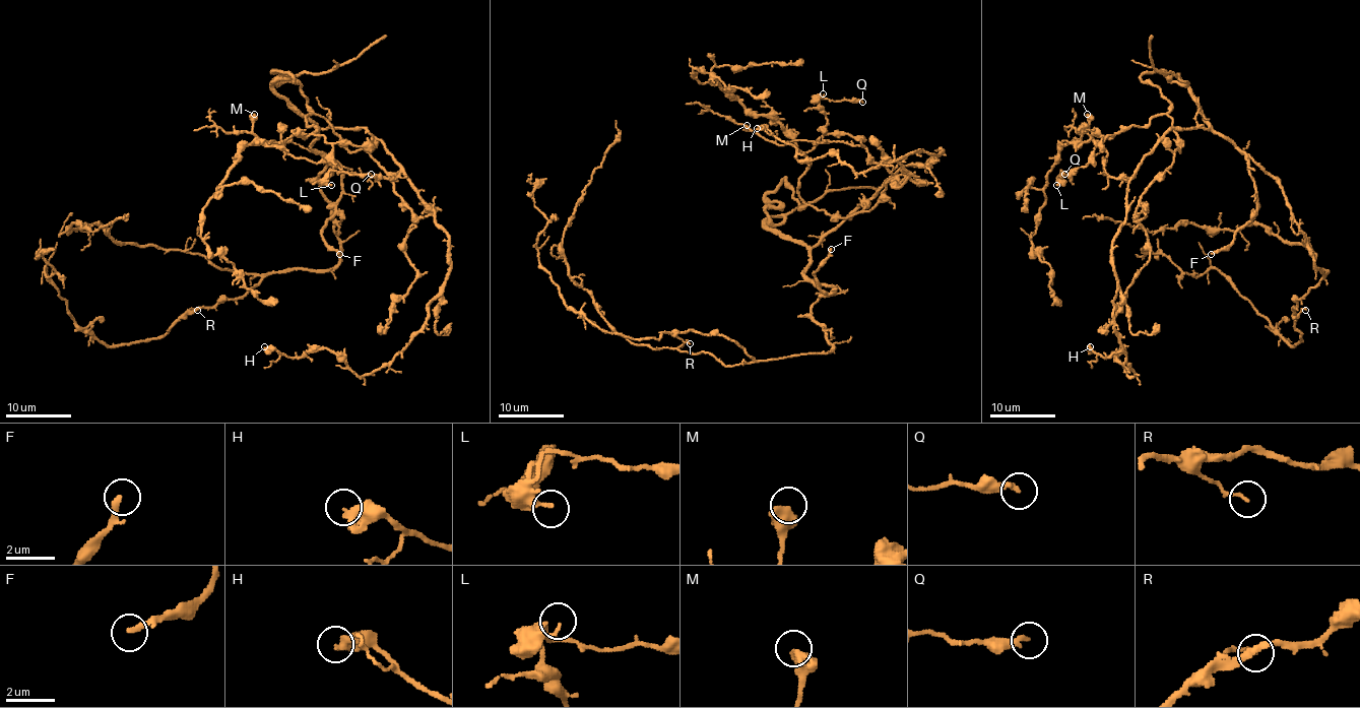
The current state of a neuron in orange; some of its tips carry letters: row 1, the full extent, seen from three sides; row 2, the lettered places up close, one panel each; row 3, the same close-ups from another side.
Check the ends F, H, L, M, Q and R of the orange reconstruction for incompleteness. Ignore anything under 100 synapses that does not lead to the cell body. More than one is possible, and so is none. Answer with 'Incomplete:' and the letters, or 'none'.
Incomplete: none

